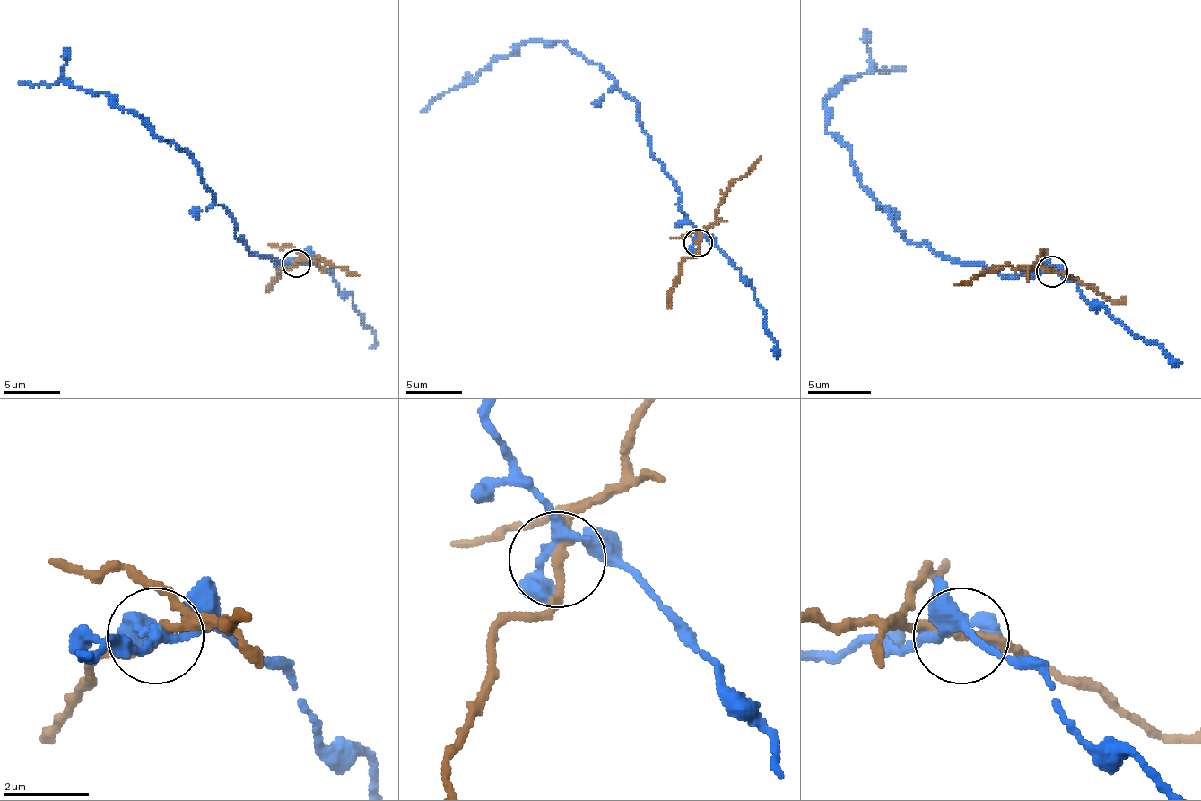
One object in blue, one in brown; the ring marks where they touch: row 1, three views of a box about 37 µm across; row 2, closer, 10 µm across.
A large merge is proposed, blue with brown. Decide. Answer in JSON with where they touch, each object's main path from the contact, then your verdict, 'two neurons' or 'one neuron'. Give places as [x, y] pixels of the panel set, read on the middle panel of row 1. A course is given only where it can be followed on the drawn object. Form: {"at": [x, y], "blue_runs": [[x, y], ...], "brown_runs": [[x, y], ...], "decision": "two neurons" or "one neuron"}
{"at": [698, 243], "blue_runs": [[696, 240], [634, 100], [561, 41], [522, 41], [421, 111]], "brown_runs": [[699, 243], [701, 232], [715, 221], [724, 193], [760, 156]], "decision": "two neurons"}

